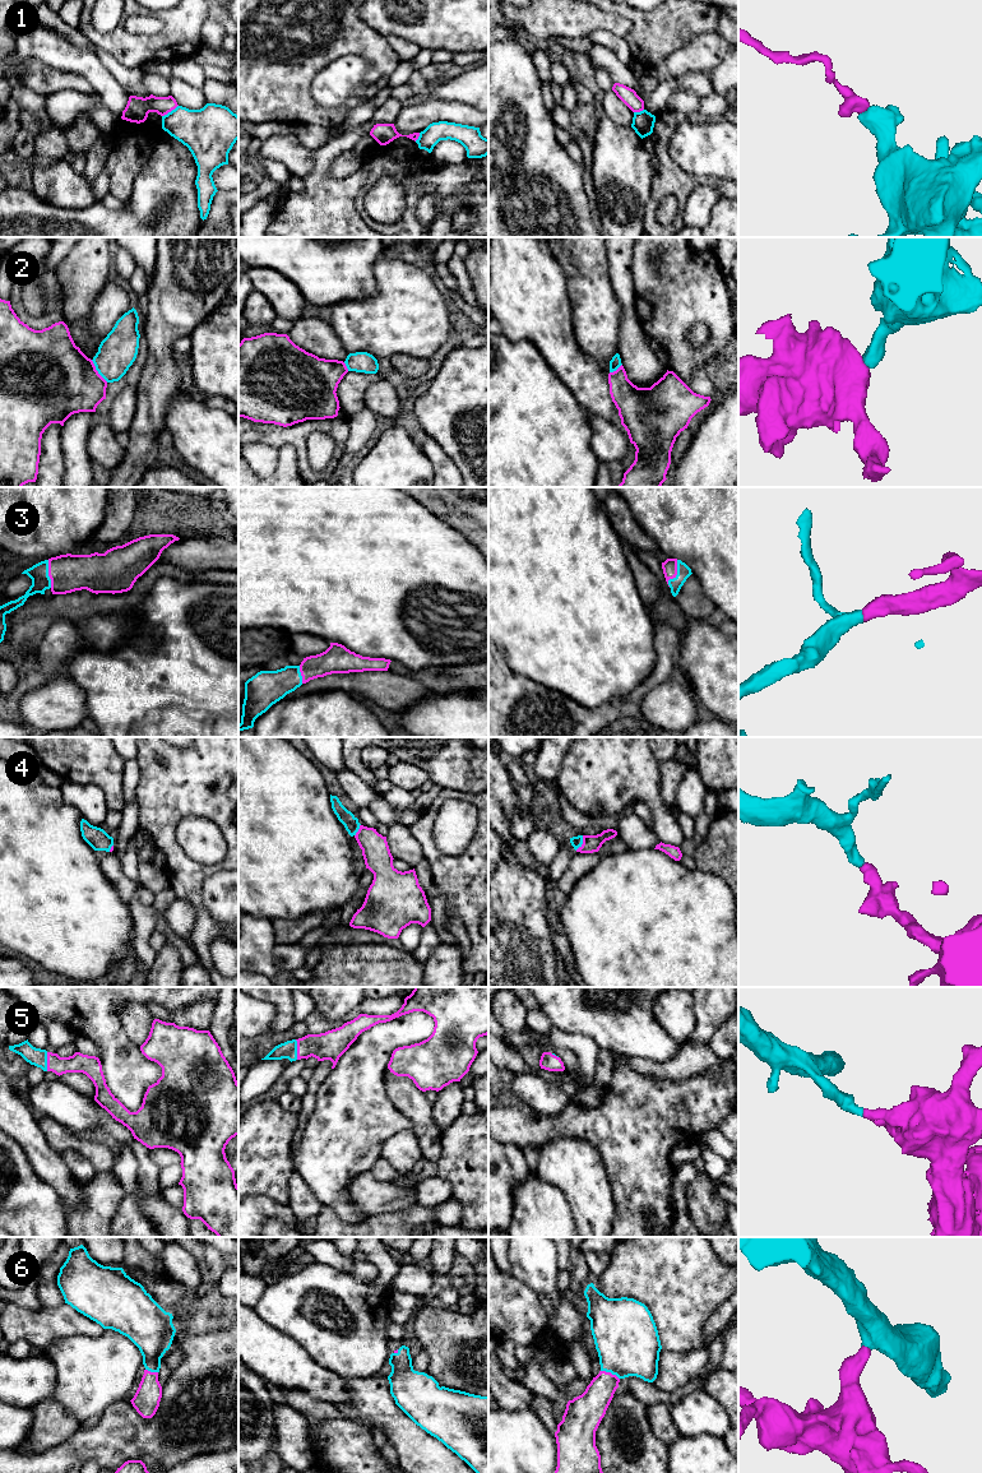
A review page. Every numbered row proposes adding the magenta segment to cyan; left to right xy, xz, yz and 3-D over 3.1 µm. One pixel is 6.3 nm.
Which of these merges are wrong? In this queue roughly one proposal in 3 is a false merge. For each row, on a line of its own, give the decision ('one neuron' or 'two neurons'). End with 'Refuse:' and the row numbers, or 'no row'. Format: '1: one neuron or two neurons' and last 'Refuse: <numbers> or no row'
1: two neurons
2: two neurons
3: one neuron
4: one neuron
5: one neuron
6: one neuron
Refuse: 1, 2

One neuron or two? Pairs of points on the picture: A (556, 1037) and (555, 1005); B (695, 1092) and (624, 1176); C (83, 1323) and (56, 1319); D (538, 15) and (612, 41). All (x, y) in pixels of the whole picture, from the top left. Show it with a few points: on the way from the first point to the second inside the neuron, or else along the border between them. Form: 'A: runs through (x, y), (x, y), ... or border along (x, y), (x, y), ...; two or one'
A: border along (554, 1025), (566, 1032), (586, 1036); two
B: runs through (675, 1112), (637, 1150), (637, 1156); one
C: runs through (77, 1323), (63, 1321); one
D: border along (586, 36), (596, 29), (607, 29), (619, 37); two

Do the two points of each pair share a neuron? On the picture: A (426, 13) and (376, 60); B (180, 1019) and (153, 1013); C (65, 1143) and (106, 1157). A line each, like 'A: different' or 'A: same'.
A: different
B: different
C: same

